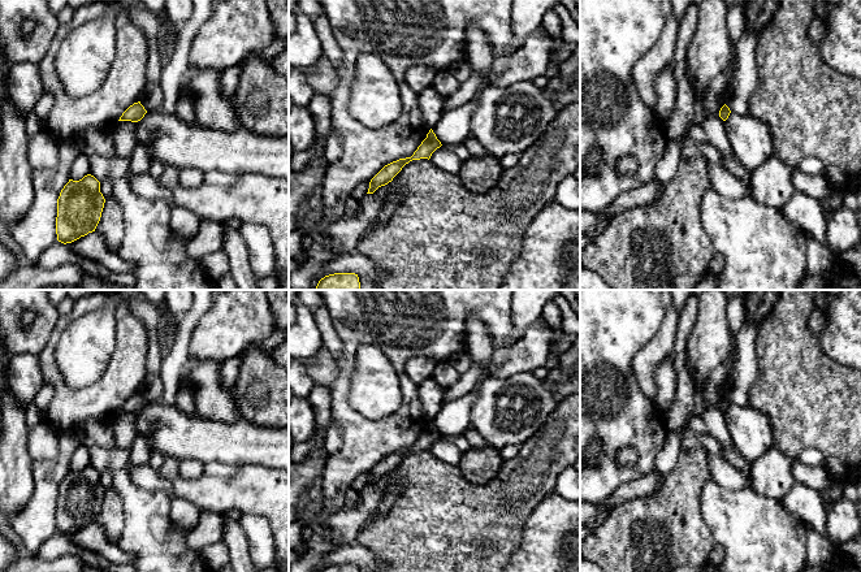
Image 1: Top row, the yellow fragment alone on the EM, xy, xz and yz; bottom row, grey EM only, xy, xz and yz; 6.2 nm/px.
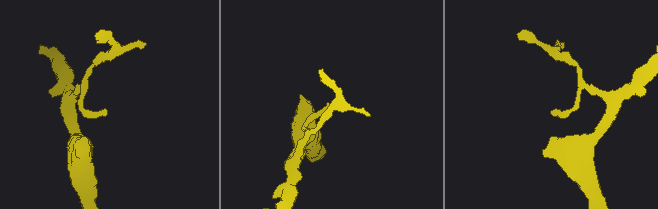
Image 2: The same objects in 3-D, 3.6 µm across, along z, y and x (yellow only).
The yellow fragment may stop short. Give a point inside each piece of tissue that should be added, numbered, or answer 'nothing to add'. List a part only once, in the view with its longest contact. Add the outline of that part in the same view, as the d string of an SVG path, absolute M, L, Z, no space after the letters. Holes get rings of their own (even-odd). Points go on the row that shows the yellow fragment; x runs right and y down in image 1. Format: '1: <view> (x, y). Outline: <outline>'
nothing to add

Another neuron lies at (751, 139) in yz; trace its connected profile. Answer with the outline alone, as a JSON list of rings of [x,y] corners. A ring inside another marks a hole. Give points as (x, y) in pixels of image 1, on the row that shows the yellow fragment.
[[[731,112],[724,121],[734,156],[750,172],[774,155],[770,127],[749,114]]]

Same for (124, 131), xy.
[[[118,121],[112,127],[116,157],[130,159],[138,146],[135,138],[137,122]]]

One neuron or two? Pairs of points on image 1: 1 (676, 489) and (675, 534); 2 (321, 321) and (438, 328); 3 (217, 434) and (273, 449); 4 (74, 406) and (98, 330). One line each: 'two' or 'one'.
1: one
2: two
3: one
4: two

